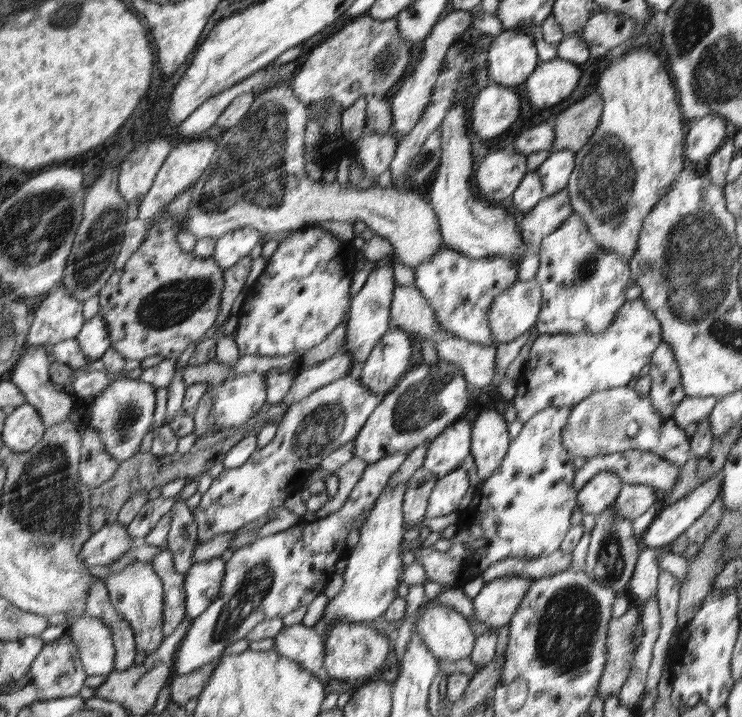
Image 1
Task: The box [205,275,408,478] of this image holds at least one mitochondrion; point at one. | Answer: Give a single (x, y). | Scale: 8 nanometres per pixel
(323, 426)

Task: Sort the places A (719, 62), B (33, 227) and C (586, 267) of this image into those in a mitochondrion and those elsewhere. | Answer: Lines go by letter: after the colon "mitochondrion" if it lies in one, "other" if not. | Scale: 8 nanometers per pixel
A: mitochondrion
B: mitochondrion
C: mitochondrion

